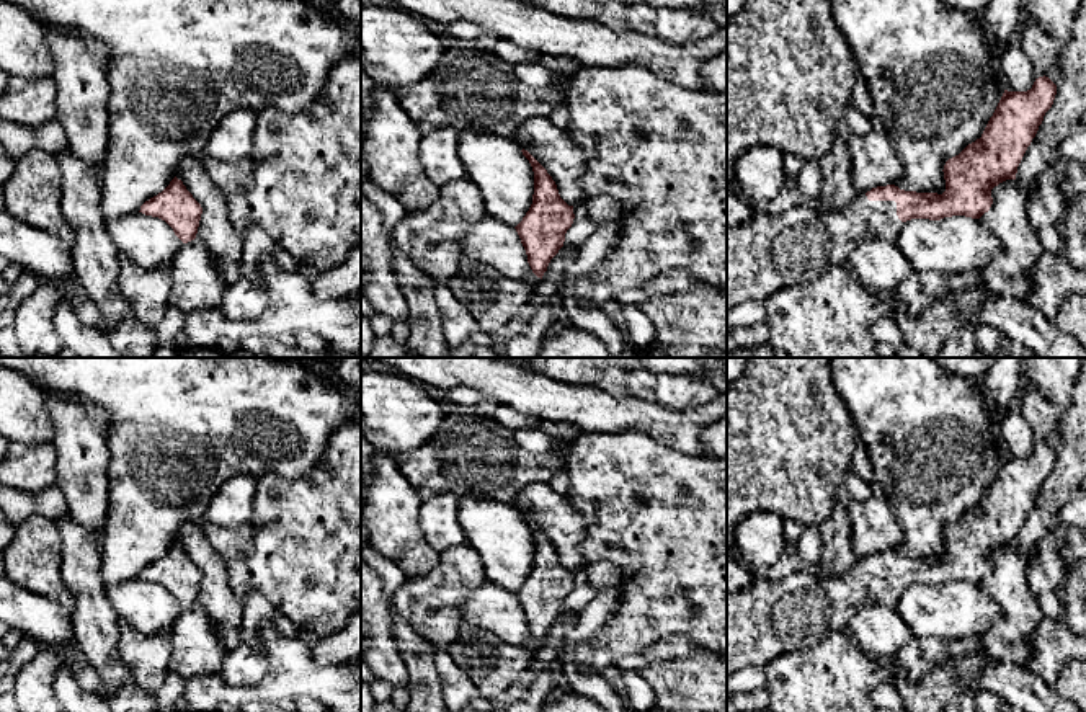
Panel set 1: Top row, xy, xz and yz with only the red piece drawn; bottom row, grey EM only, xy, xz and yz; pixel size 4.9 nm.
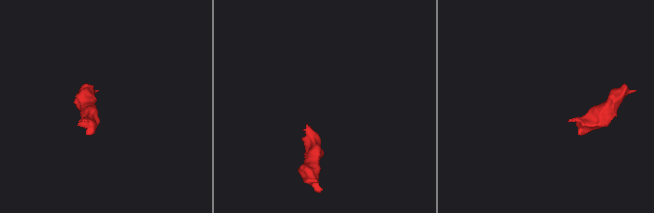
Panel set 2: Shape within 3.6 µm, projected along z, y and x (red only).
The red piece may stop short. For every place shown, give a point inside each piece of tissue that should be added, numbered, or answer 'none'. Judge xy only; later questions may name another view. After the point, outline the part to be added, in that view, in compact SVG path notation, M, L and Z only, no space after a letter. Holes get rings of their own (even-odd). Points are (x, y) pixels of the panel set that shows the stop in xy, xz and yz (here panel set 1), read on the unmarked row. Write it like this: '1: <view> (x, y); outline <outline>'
none

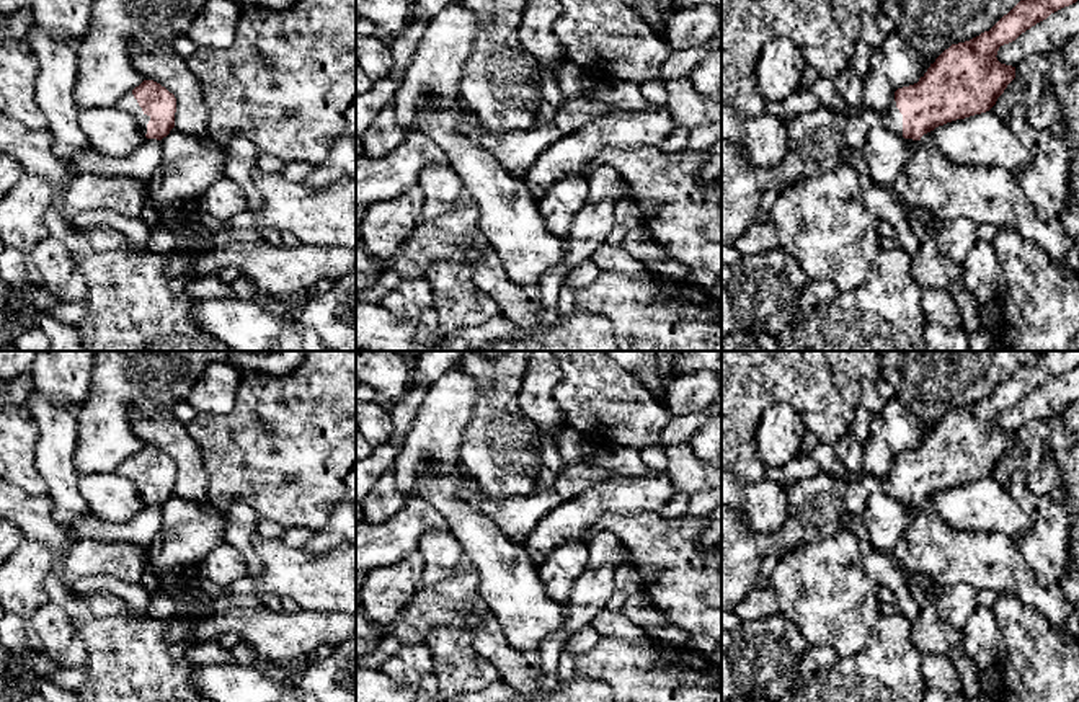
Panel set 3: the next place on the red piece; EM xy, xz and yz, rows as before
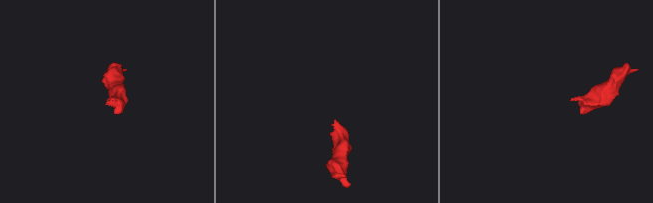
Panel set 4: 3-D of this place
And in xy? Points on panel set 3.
1: xy (128, 469); outline M127 457L118 469L116 473L119 473L124 478L129 478L135 483L137 491L142 500L147 500L147 490L150 487L150 482L147 482L142 473L139 472L137 465L134 464L132 457Z

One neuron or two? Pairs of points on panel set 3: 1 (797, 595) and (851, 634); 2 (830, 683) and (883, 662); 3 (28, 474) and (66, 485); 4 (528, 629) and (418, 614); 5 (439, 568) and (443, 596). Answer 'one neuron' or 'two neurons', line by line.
1: one neuron
2: one neuron
3: two neurons
4: two neurons
5: two neurons

